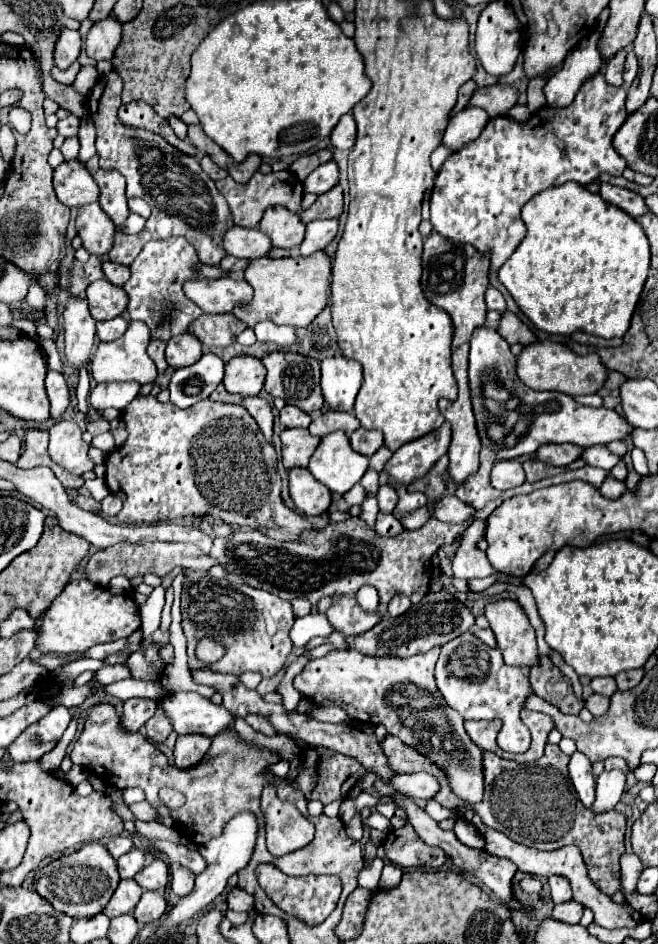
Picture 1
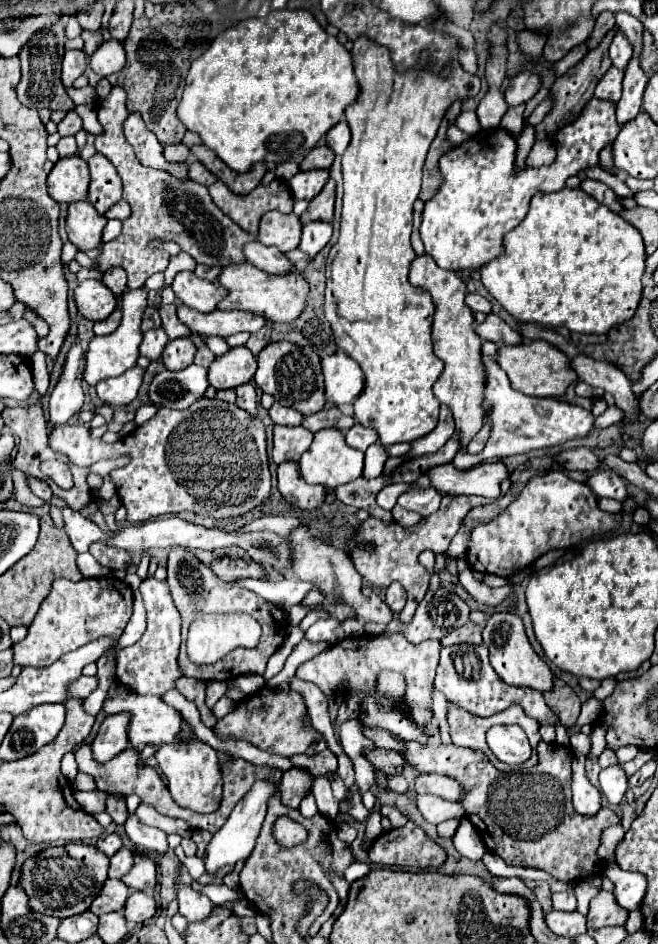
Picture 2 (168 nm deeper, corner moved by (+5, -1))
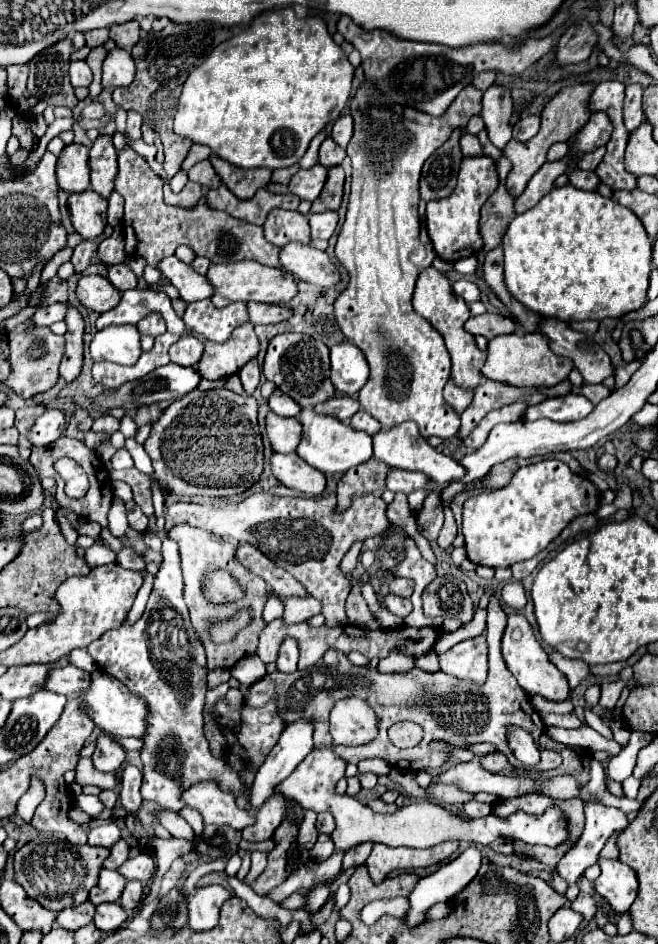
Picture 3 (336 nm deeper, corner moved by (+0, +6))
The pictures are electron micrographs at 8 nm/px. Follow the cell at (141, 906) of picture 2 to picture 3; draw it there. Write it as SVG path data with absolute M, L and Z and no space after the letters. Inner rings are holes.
M128 881L120 897L120 903L126 911L134 911L142 903L142 897L144 897L144 885L140 881Z

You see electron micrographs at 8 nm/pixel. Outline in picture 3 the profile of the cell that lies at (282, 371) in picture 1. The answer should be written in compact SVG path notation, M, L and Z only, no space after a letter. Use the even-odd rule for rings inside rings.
M282 333L276 335L266 351L262 371L268 381L272 381L280 391L290 395L300 407L314 407L334 397L334 387L330 381L330 349L308 335L302 333Z

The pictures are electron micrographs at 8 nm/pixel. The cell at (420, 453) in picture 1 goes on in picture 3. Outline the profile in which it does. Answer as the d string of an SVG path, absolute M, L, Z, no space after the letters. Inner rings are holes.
M448 381L444 387L444 401L456 411L456 415L462 415L472 401L472 391L456 387L452 381Z

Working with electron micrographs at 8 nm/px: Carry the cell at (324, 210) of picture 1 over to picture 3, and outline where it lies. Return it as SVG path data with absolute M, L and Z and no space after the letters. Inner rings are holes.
M342 167L328 169L328 181L320 193L320 197L312 203L310 213L322 213L322 211L338 211L342 203L342 187L344 187L344 171Z

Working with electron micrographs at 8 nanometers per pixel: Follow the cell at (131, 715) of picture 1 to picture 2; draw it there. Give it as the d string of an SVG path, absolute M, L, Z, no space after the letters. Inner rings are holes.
M105 718L95 740L91 742L93 760L99 764L109 762L119 752L123 752L129 746L127 742L127 718Z

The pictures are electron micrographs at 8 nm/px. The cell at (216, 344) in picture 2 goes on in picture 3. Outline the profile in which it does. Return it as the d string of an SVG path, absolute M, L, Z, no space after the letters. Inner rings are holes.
M140 289L124 291L120 303L112 311L106 311L96 319L96 329L104 329L108 325L124 325L124 323L138 325L138 321L144 315L150 315L152 311L156 311L164 317L164 321L168 325L168 333L193 335L203 342L206 341L203 335L192 333L184 327L184 321L174 313L170 299L168 299L168 295L164 295L164 291L152 291L152 289L148 289L148 291L140 291Z

